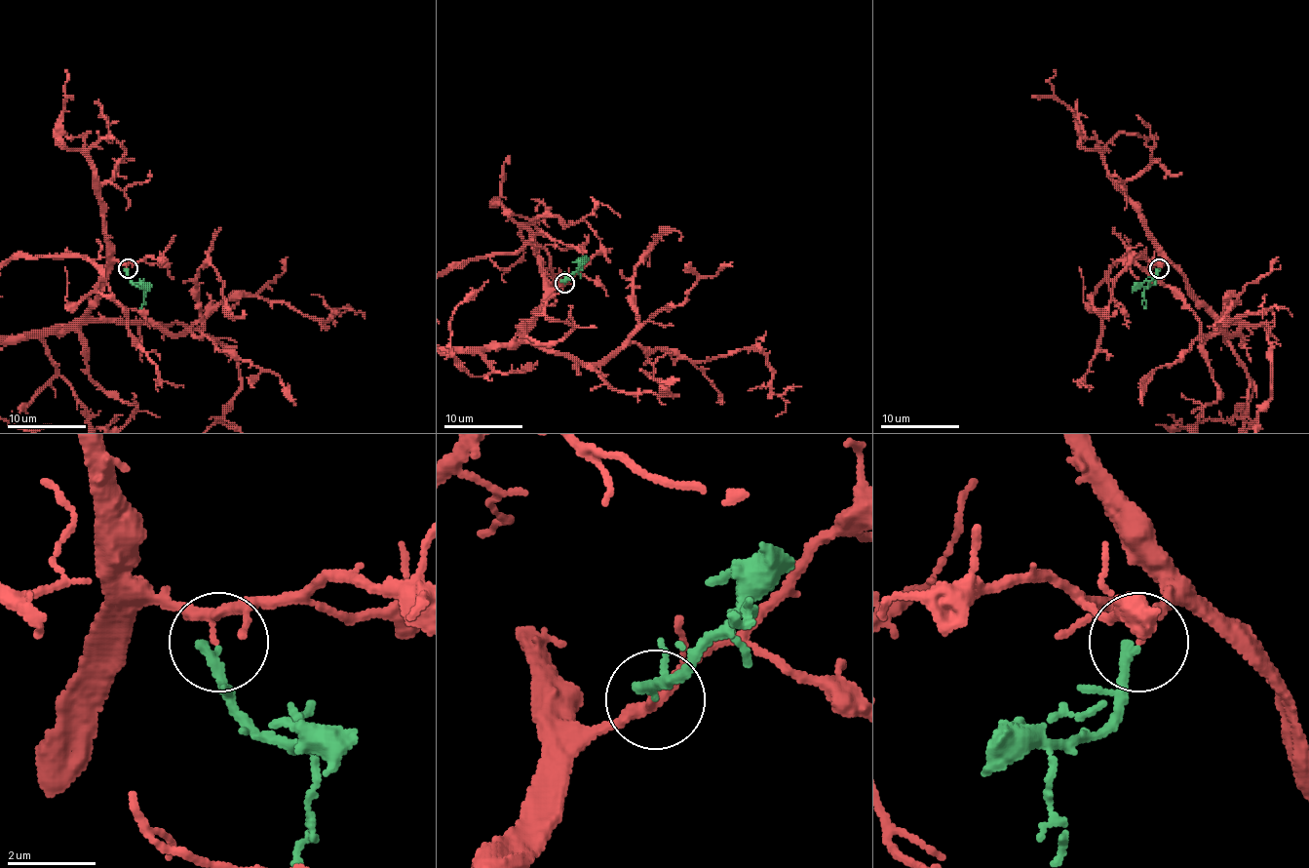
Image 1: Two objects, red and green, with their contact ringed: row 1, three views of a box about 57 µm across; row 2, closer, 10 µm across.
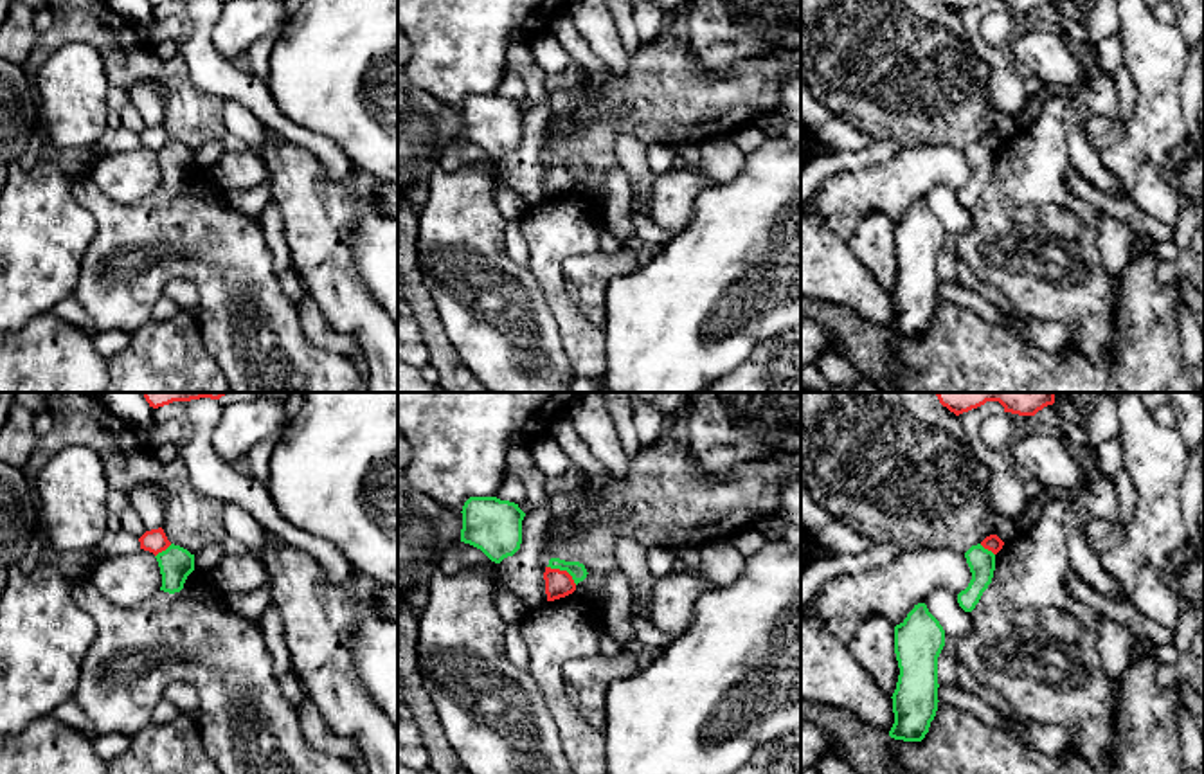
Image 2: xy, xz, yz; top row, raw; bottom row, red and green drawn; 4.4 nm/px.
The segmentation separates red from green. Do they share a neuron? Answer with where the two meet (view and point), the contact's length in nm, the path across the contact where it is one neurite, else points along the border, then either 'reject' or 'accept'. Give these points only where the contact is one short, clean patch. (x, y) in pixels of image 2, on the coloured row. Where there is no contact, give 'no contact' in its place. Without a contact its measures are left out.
xz (564, 571) | 160 nm | along xz (548, 566), (564, 569), (576, 584) | reject

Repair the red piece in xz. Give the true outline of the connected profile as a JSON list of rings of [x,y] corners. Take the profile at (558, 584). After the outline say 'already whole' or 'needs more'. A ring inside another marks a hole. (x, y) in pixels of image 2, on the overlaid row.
[[[545,567],[544,580],[547,601],[565,598],[576,590],[576,583],[567,571]]] | already whole

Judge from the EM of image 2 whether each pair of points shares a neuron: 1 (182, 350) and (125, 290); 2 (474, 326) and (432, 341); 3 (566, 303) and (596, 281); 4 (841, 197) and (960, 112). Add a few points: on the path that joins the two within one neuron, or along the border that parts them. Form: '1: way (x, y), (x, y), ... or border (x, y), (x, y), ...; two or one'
1: border (150, 317), (132, 335); two
2: border (431, 296), (445, 335), (470, 369); two
3: border (571, 254), (562, 265), (566, 285), (600, 328); two
4: border (902, 146), (949, 144), (952, 148); two

